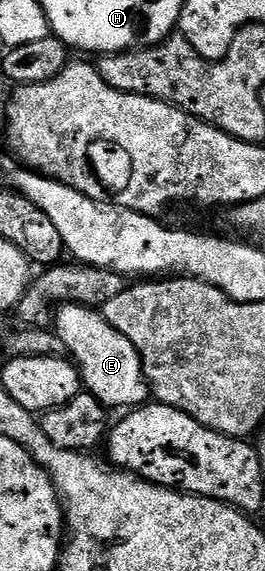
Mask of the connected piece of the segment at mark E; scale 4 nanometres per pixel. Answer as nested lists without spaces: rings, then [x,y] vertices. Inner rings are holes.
[[[61,305],[54,313],[53,329],[64,351],[73,359],[86,393],[92,394],[100,404],[108,408],[138,408],[148,401],[147,377],[137,348],[113,324],[106,322],[98,309]]]

